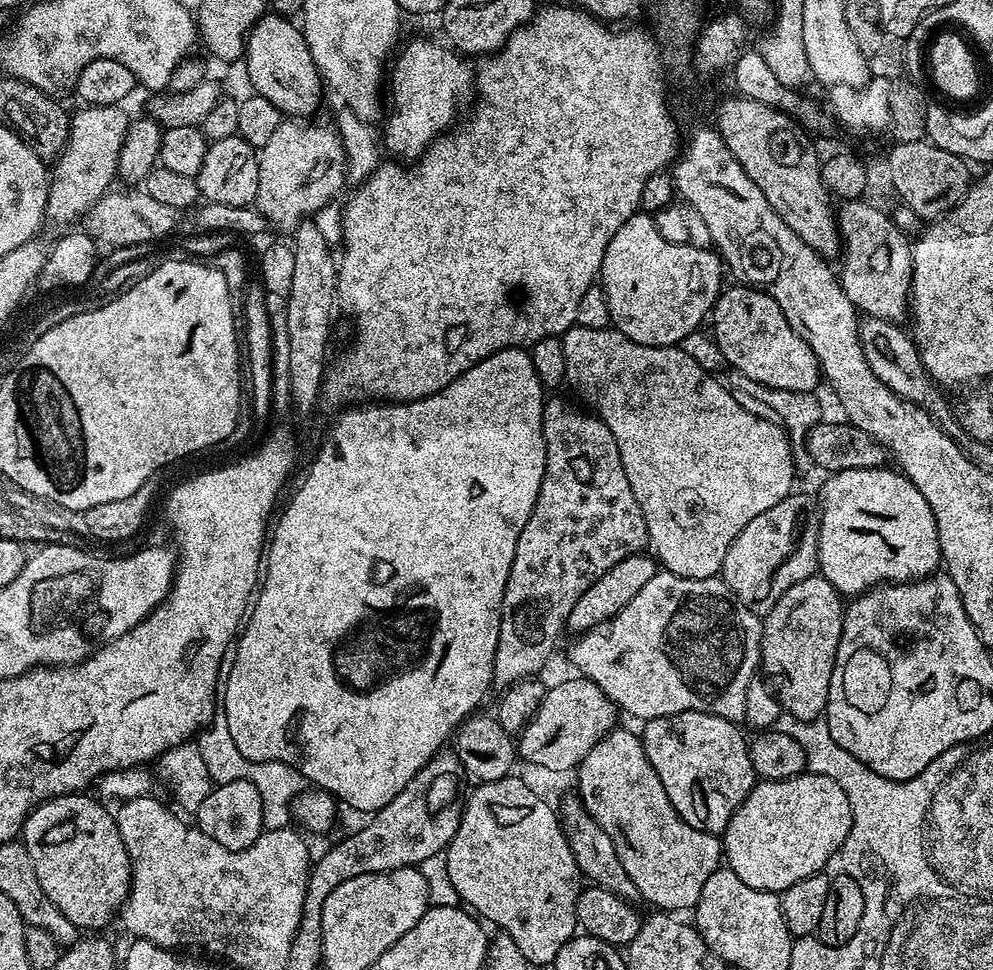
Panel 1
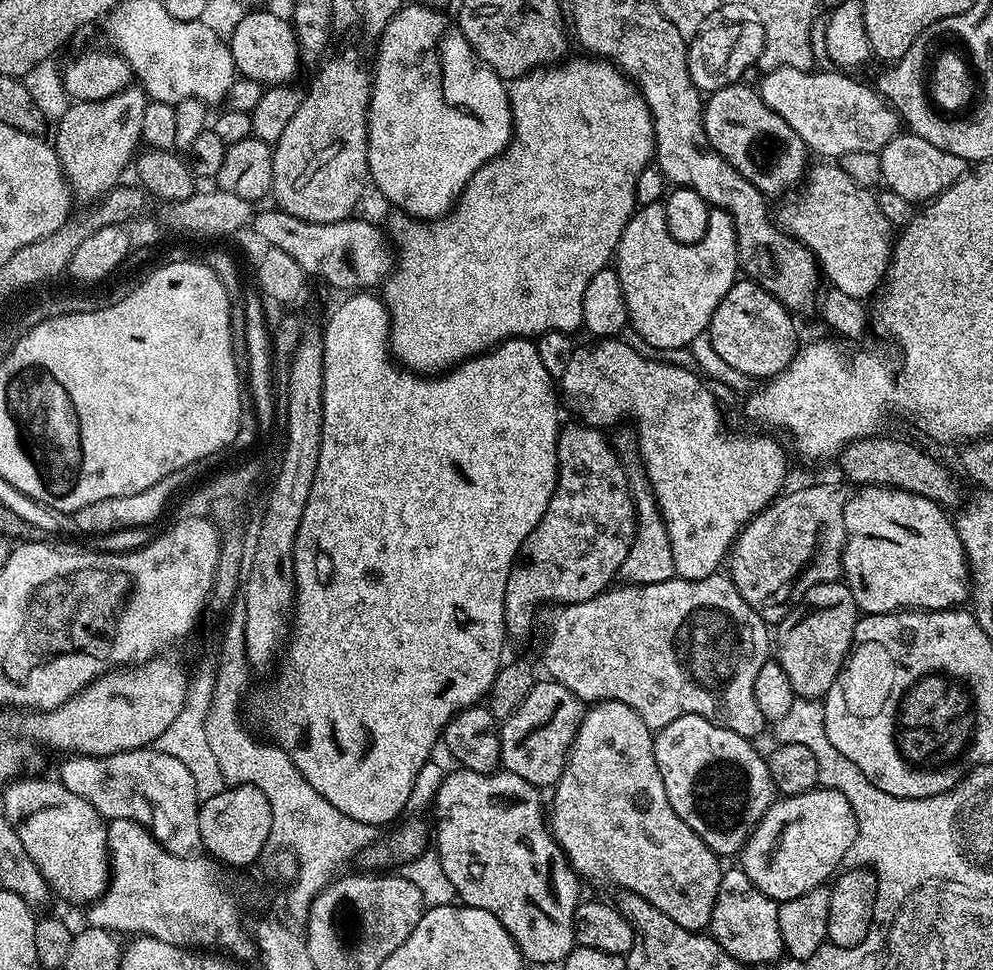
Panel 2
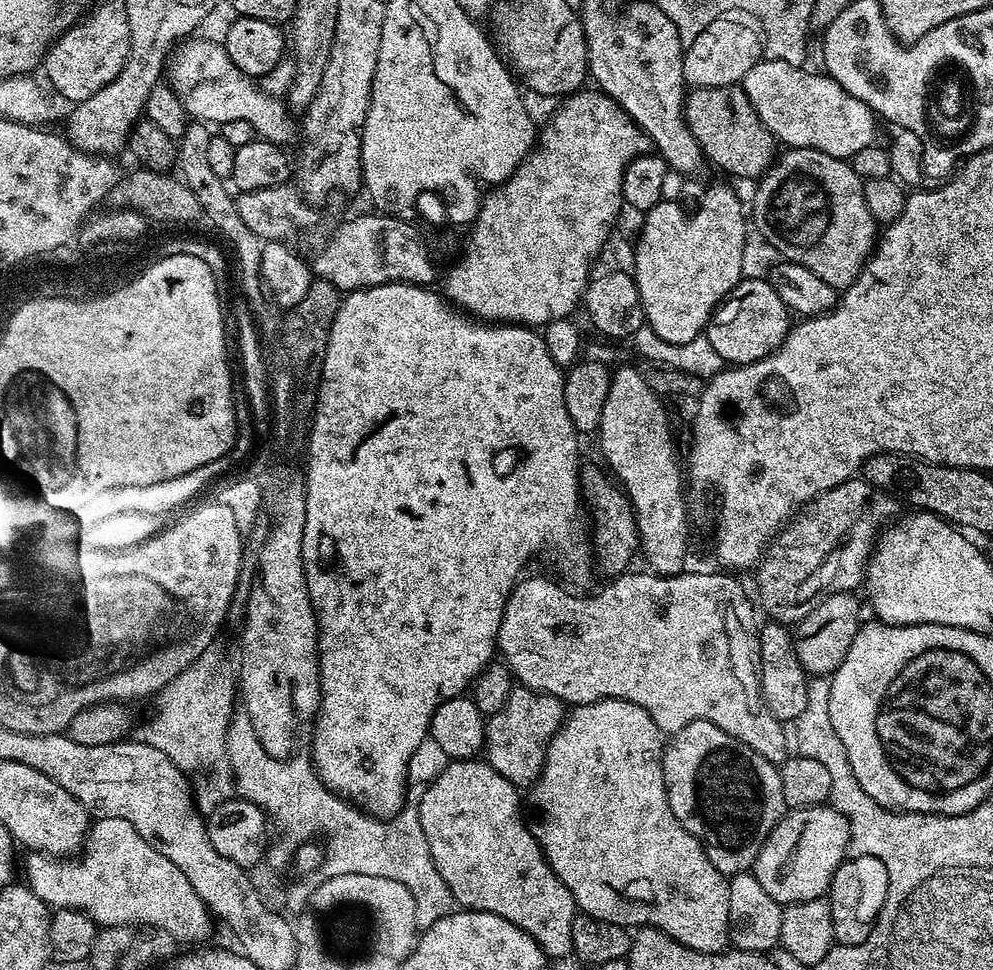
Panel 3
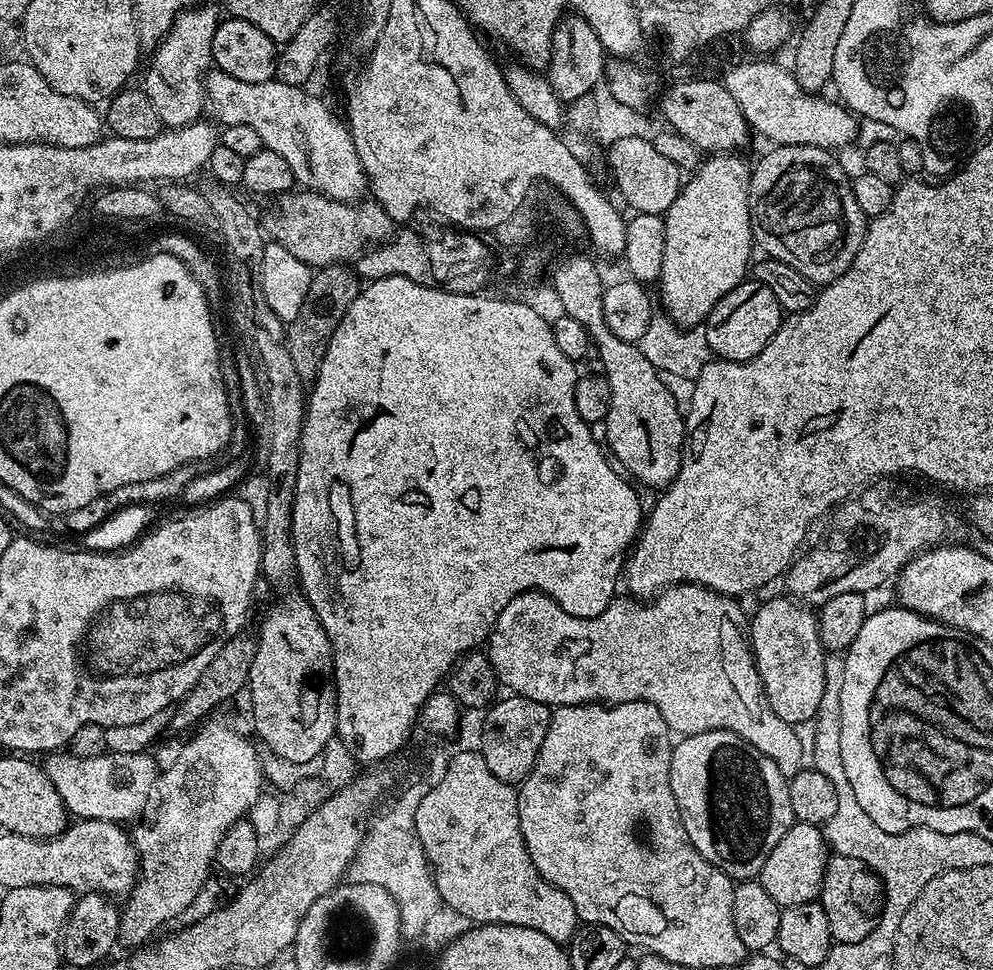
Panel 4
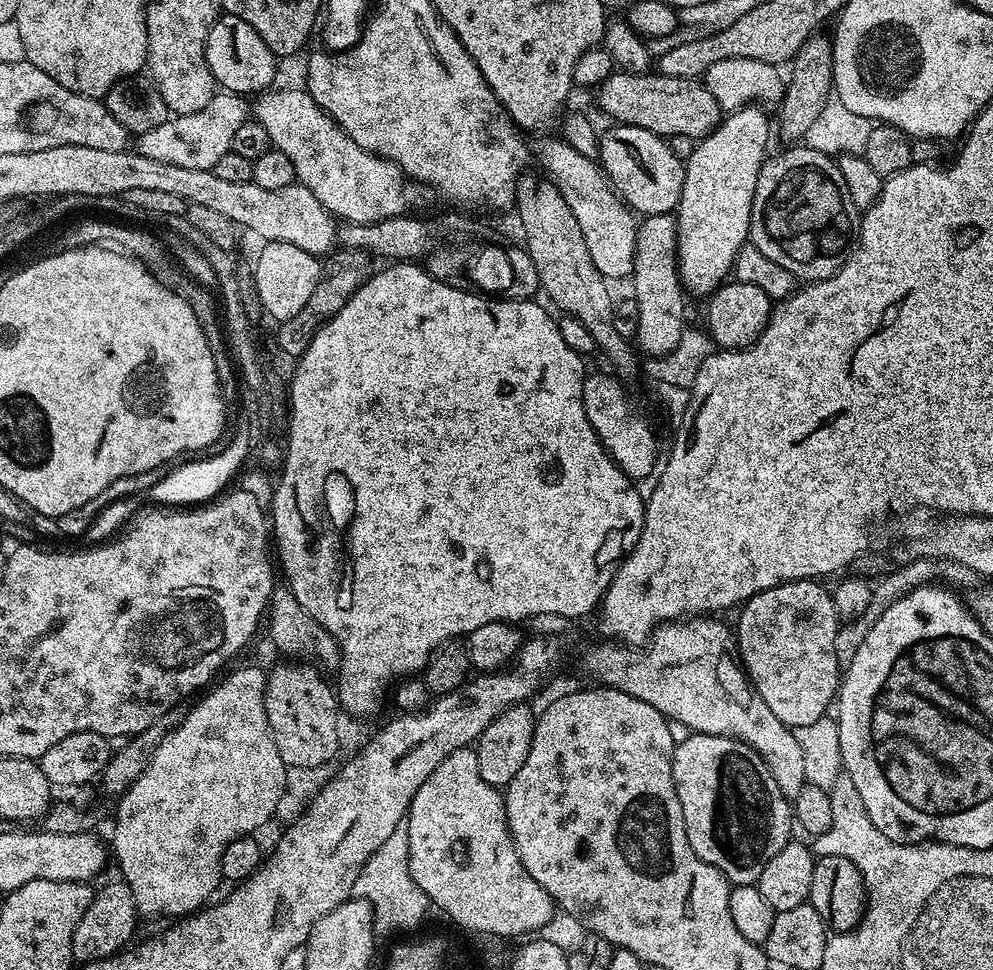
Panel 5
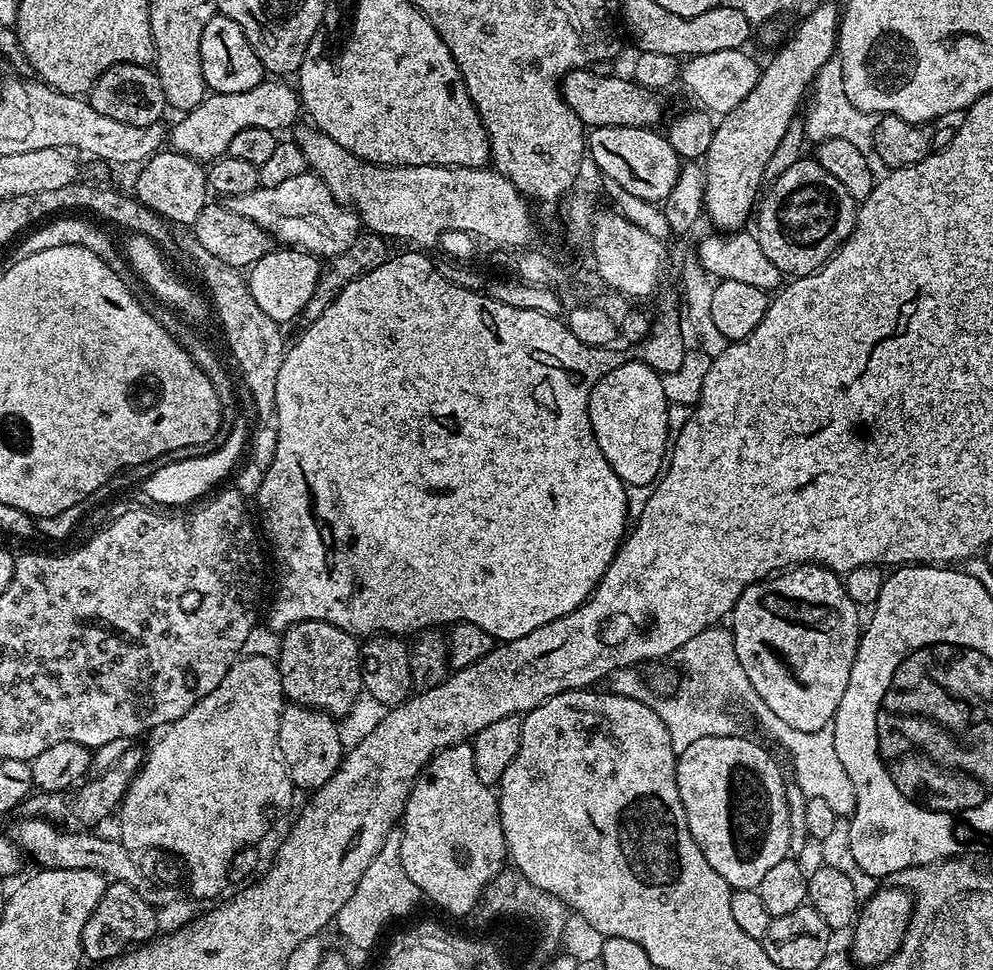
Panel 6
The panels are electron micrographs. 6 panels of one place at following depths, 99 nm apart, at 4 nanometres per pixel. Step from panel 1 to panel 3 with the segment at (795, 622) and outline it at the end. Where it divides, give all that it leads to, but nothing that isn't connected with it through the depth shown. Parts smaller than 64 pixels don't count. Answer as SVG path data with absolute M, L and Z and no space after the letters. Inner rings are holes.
M839 592L828 596L818 606L814 606L814 610L810 610L810 614L803 616L795 625L796 657L809 677L831 677L846 658L846 650L850 650L850 642L854 642L856 631L862 626L860 604L855 600L856 598L850 592Z

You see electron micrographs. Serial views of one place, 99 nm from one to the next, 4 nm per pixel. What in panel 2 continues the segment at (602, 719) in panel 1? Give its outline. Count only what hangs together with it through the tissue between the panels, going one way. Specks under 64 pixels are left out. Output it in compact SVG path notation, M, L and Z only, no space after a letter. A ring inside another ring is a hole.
M537 679L526 694L526 698L522 698L520 705L500 724L500 763L503 771L518 774L518 778L530 782L535 788L551 789L560 779L568 757L568 748L574 742L580 719L584 716L585 711L585 701L578 699L570 689L562 686L559 680Z

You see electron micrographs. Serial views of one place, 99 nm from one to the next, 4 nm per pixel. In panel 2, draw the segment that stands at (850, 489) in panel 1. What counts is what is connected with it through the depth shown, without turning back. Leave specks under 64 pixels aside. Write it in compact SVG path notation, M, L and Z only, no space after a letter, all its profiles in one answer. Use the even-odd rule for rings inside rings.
M869 484L856 490L844 501L844 559L842 561L842 580L847 584L850 594L854 594L854 602L861 613L873 616L901 610L919 610L921 612L937 612L943 608L961 607L970 596L970 573L968 559L964 553L962 542L956 533L953 517L939 504L930 502L930 498L922 498L918 494L910 494L901 488L882 488L878 484Z

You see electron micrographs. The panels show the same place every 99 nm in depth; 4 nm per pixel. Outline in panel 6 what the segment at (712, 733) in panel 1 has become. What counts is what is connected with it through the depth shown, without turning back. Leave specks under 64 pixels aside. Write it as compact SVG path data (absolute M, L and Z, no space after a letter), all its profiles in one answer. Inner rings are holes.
M742 734L701 738L679 753L676 781L694 842L698 842L706 862L710 862L710 866L714 866L714 870L722 874L724 881L733 890L759 889L767 872L778 866L778 862L789 859L790 826L784 793L786 776L784 780L775 758L762 745L747 740Z

